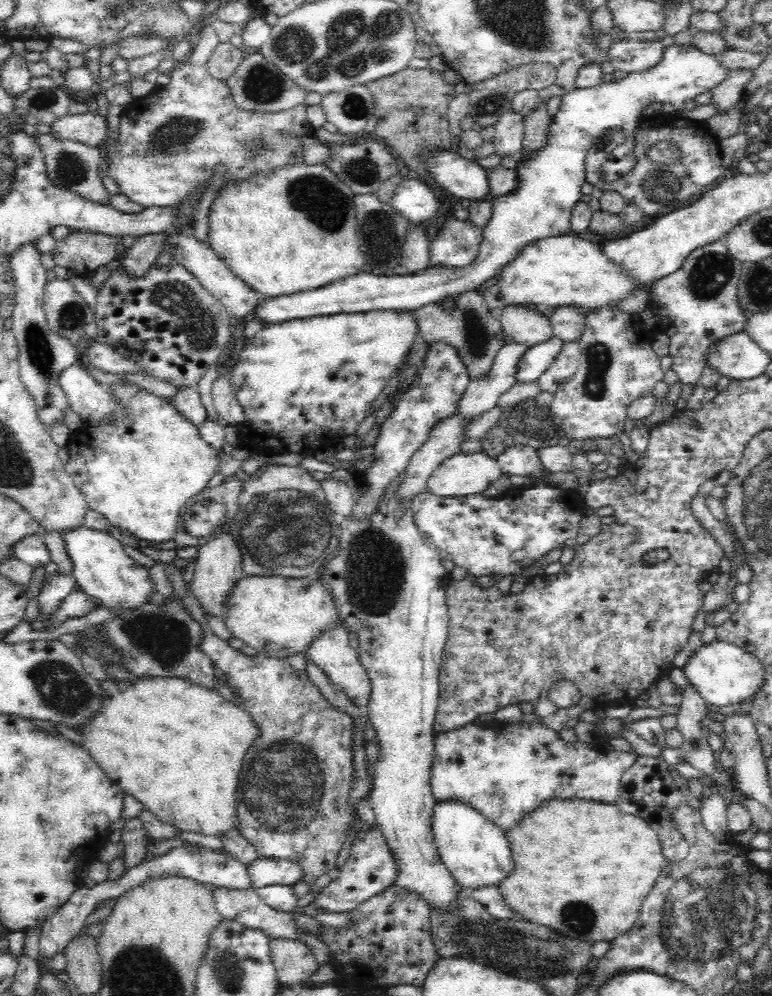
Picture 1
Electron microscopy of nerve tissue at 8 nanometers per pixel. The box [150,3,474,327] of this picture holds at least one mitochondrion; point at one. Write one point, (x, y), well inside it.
(353, 43)

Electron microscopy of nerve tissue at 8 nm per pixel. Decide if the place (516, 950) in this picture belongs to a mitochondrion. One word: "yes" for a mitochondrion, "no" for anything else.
yes

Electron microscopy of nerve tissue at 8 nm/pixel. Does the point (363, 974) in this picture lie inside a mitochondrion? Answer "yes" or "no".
no

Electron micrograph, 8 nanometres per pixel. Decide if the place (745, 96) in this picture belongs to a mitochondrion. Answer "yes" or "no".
no

